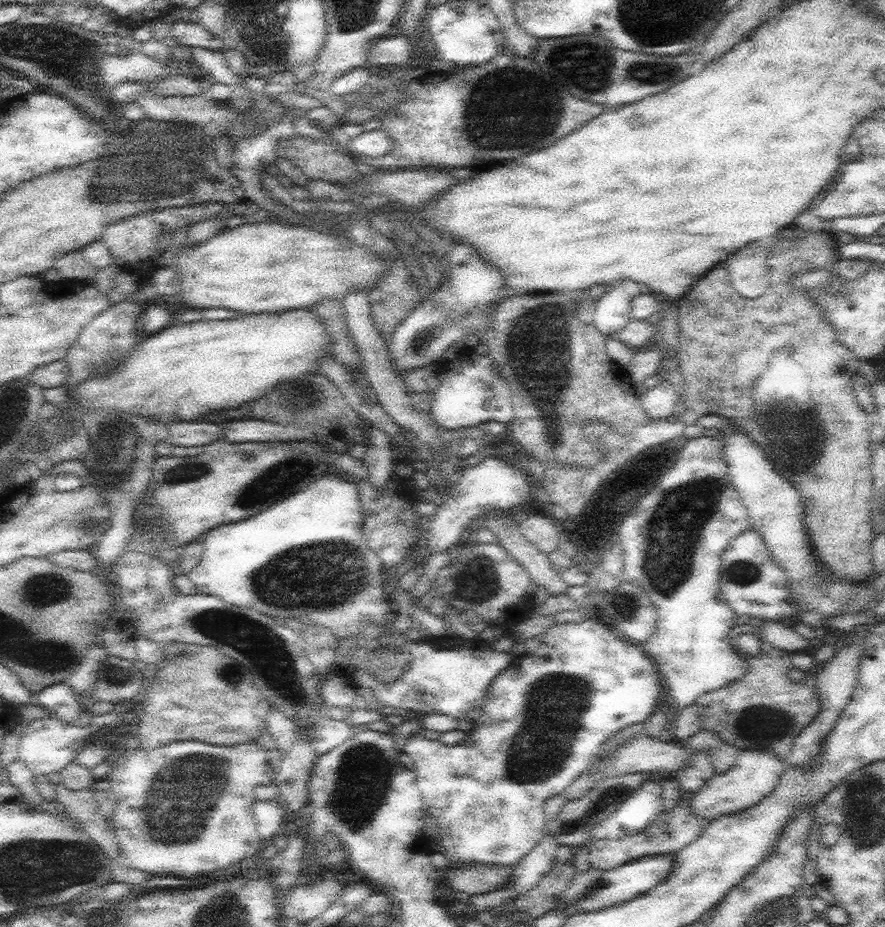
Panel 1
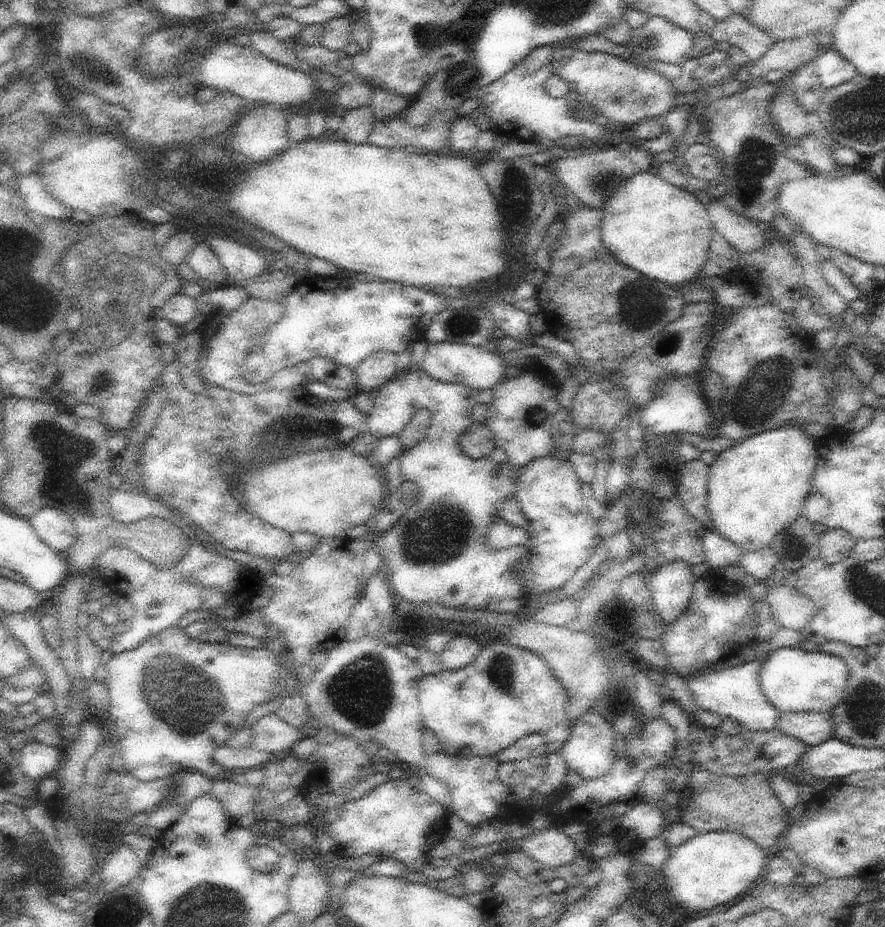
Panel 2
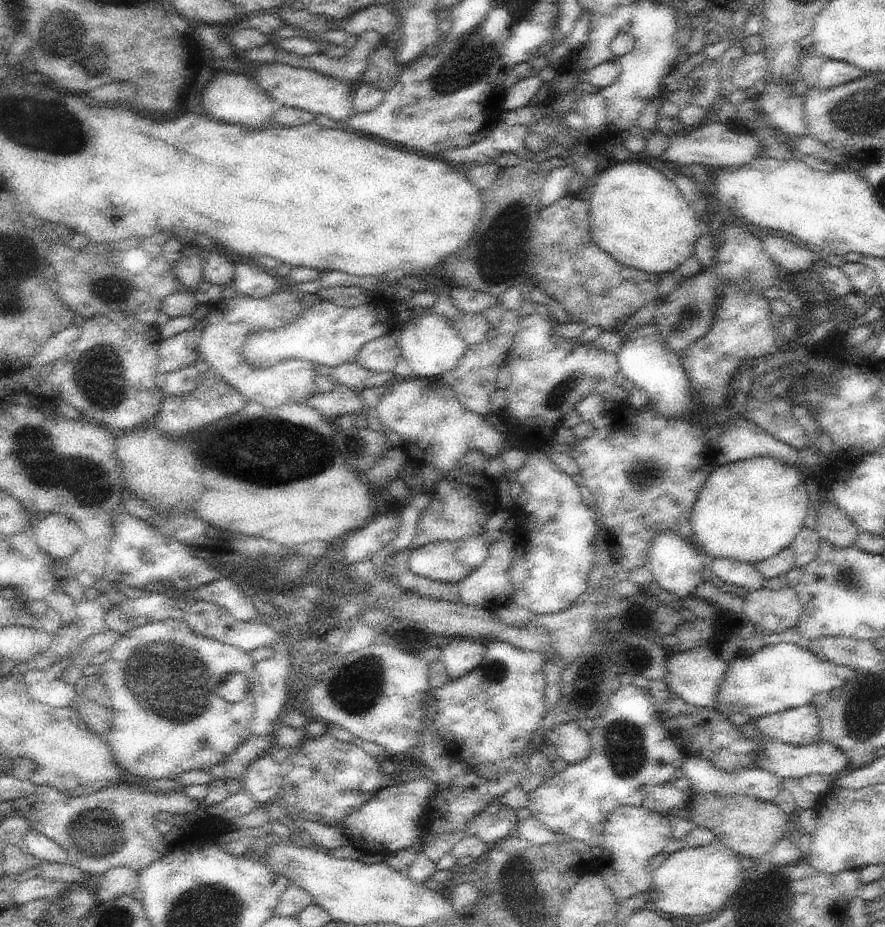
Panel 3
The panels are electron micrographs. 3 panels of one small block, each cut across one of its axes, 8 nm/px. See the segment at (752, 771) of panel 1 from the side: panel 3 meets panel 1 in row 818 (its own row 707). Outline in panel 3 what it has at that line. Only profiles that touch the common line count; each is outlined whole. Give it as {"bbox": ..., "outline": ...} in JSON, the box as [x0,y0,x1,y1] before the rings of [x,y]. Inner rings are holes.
{"bbox":[665,644,729,710],"outline":[[[707,644],[695,646],[691,650],[687,650],[687,652],[673,652],[673,654],[667,656],[665,684],[669,686],[671,694],[685,700],[687,704],[695,704],[699,708],[715,710],[715,696],[719,692],[719,684],[723,684],[727,666],[729,664],[719,660],[715,650],[711,646],[707,646]]]}

